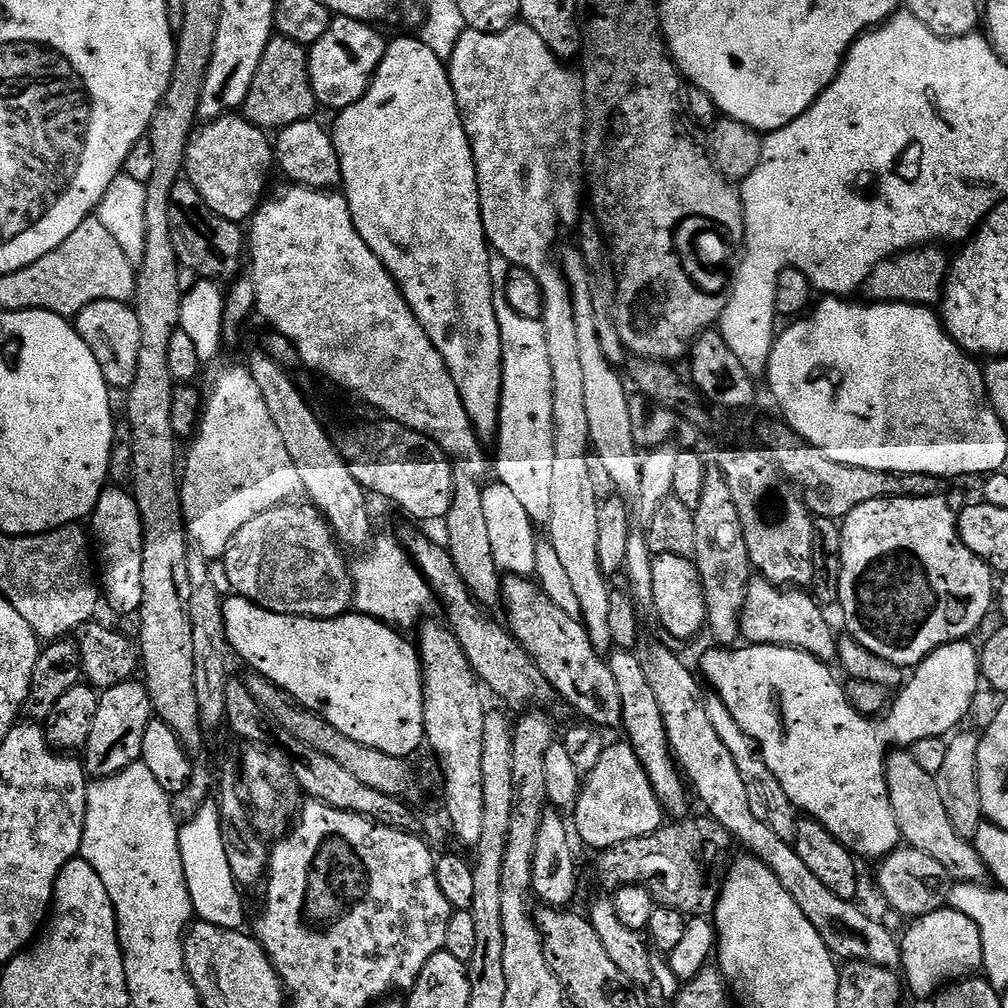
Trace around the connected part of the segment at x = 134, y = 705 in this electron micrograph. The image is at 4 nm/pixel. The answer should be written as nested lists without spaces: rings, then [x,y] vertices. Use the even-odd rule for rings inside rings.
[[[130,679],[113,688],[103,689],[100,692],[98,714],[90,730],[88,747],[82,752],[85,773],[92,780],[105,780],[107,776],[118,774],[137,763],[142,757],[144,735],[153,718],[150,694],[143,683]]]

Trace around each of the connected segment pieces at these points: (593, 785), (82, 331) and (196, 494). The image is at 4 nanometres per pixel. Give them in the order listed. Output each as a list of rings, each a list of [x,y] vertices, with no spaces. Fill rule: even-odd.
[[[627,742],[609,743],[605,747],[602,758],[598,758],[598,766],[594,766],[594,770],[587,773],[583,781],[580,797],[576,799],[574,815],[576,815],[574,832],[579,843],[581,840],[582,843],[596,848],[595,850],[613,848],[622,842],[630,842],[630,838],[646,838],[646,834],[654,834],[654,830],[662,827],[666,820],[666,813],[660,806],[660,799],[654,794],[650,780],[646,778],[644,767],[638,762],[638,756],[634,754],[632,745]]]
[[[90,302],[74,318],[77,334],[90,346],[90,354],[94,354],[98,366],[102,366],[102,374],[106,378],[109,389],[127,390],[131,388],[138,374],[138,349],[142,347],[142,329],[138,326],[138,314],[131,303],[122,302]]]
[[[244,366],[226,369],[217,378],[212,393],[207,393],[198,435],[191,441],[190,447],[188,465],[185,468],[183,465],[182,483],[179,485],[183,525],[187,529],[191,547],[210,562],[209,574],[215,589],[220,595],[226,596],[232,592],[232,587],[220,559],[230,546],[234,534],[238,534],[238,530],[242,530],[250,518],[258,518],[258,514],[266,514],[266,510],[289,503],[295,497],[292,495],[301,491],[298,470],[286,450],[286,442],[282,442],[282,437],[274,427],[270,410],[266,410],[266,398],[262,398],[258,382],[254,382]]]

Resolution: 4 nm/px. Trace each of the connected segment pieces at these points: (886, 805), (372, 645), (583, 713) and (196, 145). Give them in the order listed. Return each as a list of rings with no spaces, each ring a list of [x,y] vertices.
[[[955,640],[931,652],[921,664],[916,665],[910,679],[899,689],[897,696],[900,697],[891,701],[890,711],[883,718],[858,714],[846,698],[844,684],[836,681],[835,674],[828,669],[831,667],[797,648],[753,644],[729,650],[716,646],[713,652],[705,654],[699,671],[702,676],[704,671],[703,679],[712,683],[711,691],[726,702],[726,710],[734,714],[734,722],[738,722],[738,726],[742,726],[742,730],[746,730],[759,747],[760,757],[770,770],[774,770],[774,778],[782,782],[782,790],[786,790],[786,798],[790,798],[794,807],[805,817],[826,826],[826,830],[830,830],[830,834],[834,834],[834,838],[838,838],[838,842],[842,842],[853,856],[865,856],[868,860],[879,862],[902,844],[894,806],[890,806],[884,761],[893,746],[911,746],[931,736],[947,737],[963,725],[960,723],[971,710],[976,691],[982,688],[980,658],[977,649],[970,645],[968,640]]]
[[[232,594],[223,601],[225,632],[228,635],[228,642],[233,653],[241,656],[249,665],[251,671],[262,674],[270,678],[282,690],[286,690],[296,703],[308,708],[312,712],[318,713],[334,730],[342,730],[346,738],[354,738],[354,742],[362,742],[362,746],[370,746],[374,750],[382,750],[382,754],[387,756],[399,756],[401,758],[411,757],[411,752],[416,752],[425,743],[424,739],[424,673],[420,670],[420,654],[408,640],[403,640],[401,633],[397,629],[382,623],[380,620],[374,620],[371,616],[362,616],[359,614],[345,614],[335,616],[332,620],[313,620],[310,616],[287,616],[271,612],[261,606],[250,602],[246,598]]]
[[[505,575],[502,580],[502,608],[508,611],[507,627],[516,641],[530,654],[530,658],[538,666],[540,673],[546,678],[557,697],[561,696],[574,711],[577,717],[583,718],[587,723],[601,729],[619,729],[623,725],[622,697],[618,694],[618,682],[614,682],[614,674],[610,670],[607,659],[596,651],[590,642],[587,628],[580,620],[570,618],[560,607],[554,606],[550,598],[542,591],[535,579],[526,576]]]
[[[240,114],[222,115],[216,120],[201,123],[193,131],[184,159],[184,172],[194,190],[198,190],[202,202],[206,202],[206,206],[210,206],[216,216],[248,222],[256,215],[256,209],[265,199],[264,187],[268,184],[268,171],[274,168],[274,144],[270,136],[268,140],[268,136],[265,129],[255,128]]]

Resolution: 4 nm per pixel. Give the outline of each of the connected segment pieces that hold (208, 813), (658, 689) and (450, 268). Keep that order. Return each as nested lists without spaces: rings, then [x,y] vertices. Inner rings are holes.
[[[215,799],[206,801],[188,821],[180,824],[180,853],[195,919],[219,928],[243,929],[242,890],[236,883],[230,870],[230,861],[226,858],[226,846],[222,842],[220,829],[220,805]]]
[[[652,648],[648,653],[643,653],[642,659],[646,678],[650,678],[650,687],[654,690],[654,698],[662,710],[662,722],[668,735],[668,744],[671,745],[672,753],[680,770],[686,775],[691,789],[693,786],[697,798],[704,803],[703,811],[722,826],[726,826],[733,841],[740,843],[741,840],[756,855],[753,857],[759,863],[774,870],[778,882],[782,886],[786,886],[790,898],[794,898],[794,902],[798,902],[798,907],[802,909],[802,914],[806,914],[806,918],[810,918],[810,926],[814,926],[814,930],[818,930],[822,942],[826,942],[826,946],[837,961],[861,960],[867,964],[877,964],[883,968],[899,969],[900,946],[897,937],[892,937],[891,930],[886,925],[879,924],[874,917],[867,916],[859,908],[859,903],[846,898],[838,898],[838,894],[826,890],[826,886],[822,886],[820,879],[814,875],[814,870],[806,870],[806,862],[802,862],[802,858],[798,858],[795,847],[782,842],[782,838],[778,838],[778,834],[774,834],[774,830],[770,830],[770,826],[766,826],[766,822],[762,822],[762,818],[757,818],[750,811],[750,802],[746,799],[746,786],[742,782],[742,774],[738,774],[738,766],[734,763],[730,750],[726,750],[726,745],[718,739],[714,725],[711,724],[710,717],[706,715],[706,692],[700,689],[701,681],[698,679],[697,673],[695,671],[692,673],[668,648]]]
[[[415,35],[412,36],[400,36],[397,40],[394,38],[388,40],[388,48],[384,51],[384,57],[382,62],[378,66],[378,70],[374,74],[374,78],[370,82],[370,86],[366,90],[366,94],[362,94],[362,98],[358,98],[358,102],[354,102],[349,108],[343,109],[339,113],[340,116],[336,120],[336,125],[331,125],[330,131],[332,133],[332,141],[336,147],[336,153],[340,159],[340,178],[342,181],[342,194],[348,199],[348,205],[350,206],[350,214],[352,215],[352,221],[354,226],[358,230],[358,234],[362,234],[362,242],[366,242],[366,246],[370,246],[370,250],[374,250],[374,254],[382,262],[382,266],[386,266],[386,270],[394,278],[394,282],[400,288],[400,293],[406,298],[406,302],[410,306],[410,310],[414,314],[414,318],[418,318],[418,322],[422,326],[422,330],[426,330],[426,338],[430,338],[430,342],[434,342],[434,350],[438,350],[438,354],[442,354],[442,358],[446,362],[446,366],[450,370],[450,374],[454,378],[454,386],[458,388],[458,394],[462,398],[462,406],[466,406],[466,414],[470,414],[470,422],[474,426],[476,435],[480,437],[481,441],[492,442],[495,441],[496,431],[500,428],[500,395],[502,394],[502,342],[500,341],[500,331],[498,330],[498,318],[496,317],[496,311],[492,305],[492,298],[494,295],[494,282],[490,278],[490,258],[493,253],[490,251],[490,245],[486,234],[484,233],[484,227],[482,226],[482,214],[480,213],[480,203],[478,202],[478,182],[476,181],[476,167],[474,166],[474,154],[470,150],[470,142],[468,141],[468,135],[464,129],[464,123],[460,117],[460,111],[458,110],[458,102],[454,98],[454,90],[452,89],[452,83],[448,77],[448,69],[445,61],[438,58],[438,54],[434,54],[434,50],[430,50],[430,46],[426,46]]]

